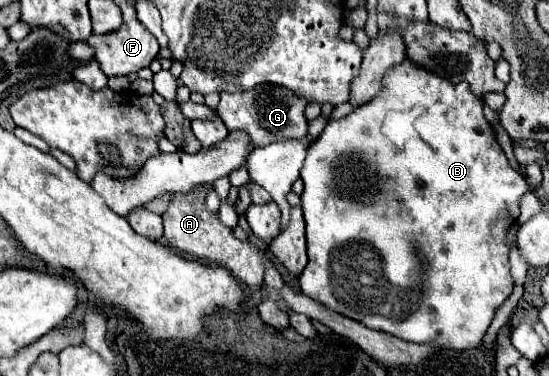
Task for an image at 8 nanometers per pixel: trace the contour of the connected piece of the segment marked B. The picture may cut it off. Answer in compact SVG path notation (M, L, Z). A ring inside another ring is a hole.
M408 60L394 66L386 80L382 82L382 90L366 104L356 108L352 114L330 120L324 132L316 138L316 142L308 148L308 156L300 178L304 180L302 192L302 210L306 220L306 238L308 238L308 266L300 276L300 290L316 302L352 318L364 322L372 330L388 332L400 340L414 344L430 344L446 350L466 350L474 348L482 342L494 312L502 306L502 302L512 294L514 278L510 274L508 260L508 240L506 234L510 226L520 216L520 198L530 190L526 180L510 166L504 150L500 148L496 134L482 112L482 98L472 94L469 84L461 82L452 84L446 78L440 78L428 70L422 70Z

